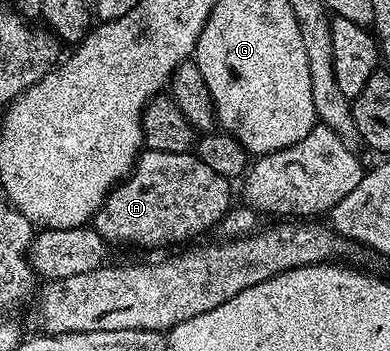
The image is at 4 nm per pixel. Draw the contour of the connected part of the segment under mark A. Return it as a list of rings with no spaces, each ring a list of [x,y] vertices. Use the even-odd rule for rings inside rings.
[[[144,150],[137,156],[135,168],[96,211],[94,227],[112,246],[133,244],[136,248],[160,248],[163,244],[180,244],[215,229],[230,211],[232,187],[230,181],[222,178],[222,174],[214,174],[192,152]]]

